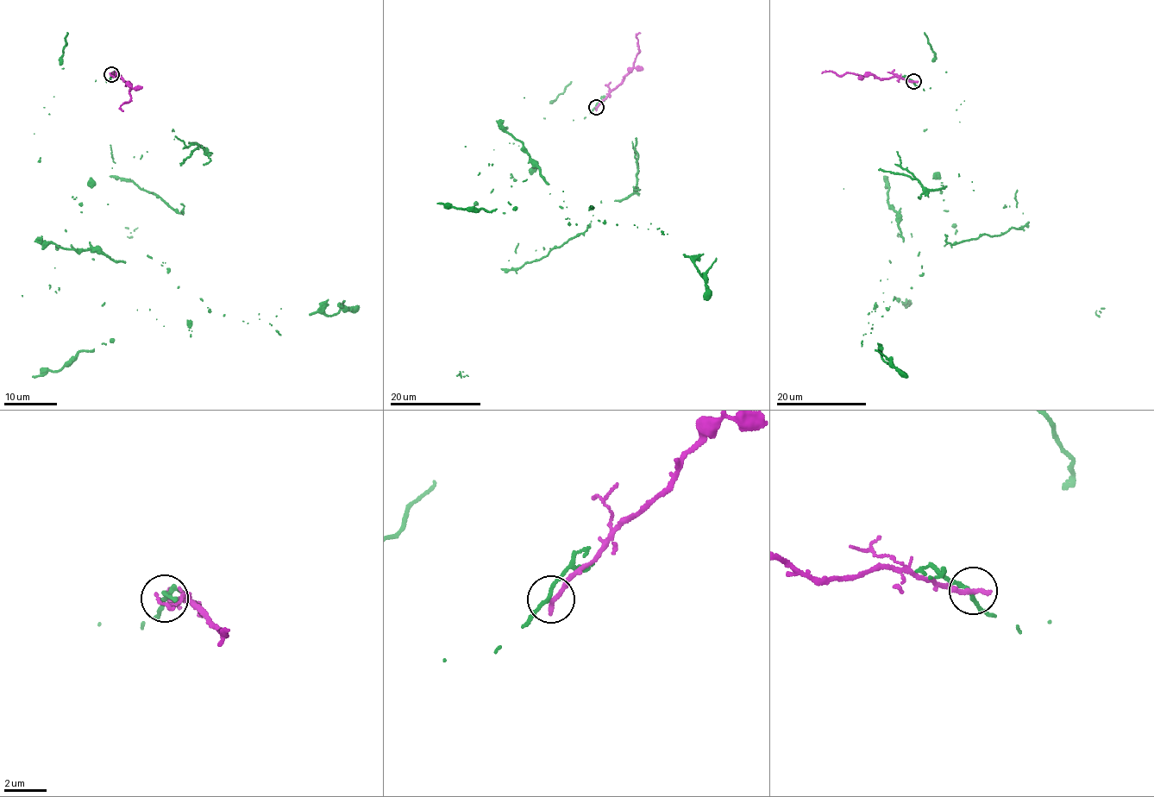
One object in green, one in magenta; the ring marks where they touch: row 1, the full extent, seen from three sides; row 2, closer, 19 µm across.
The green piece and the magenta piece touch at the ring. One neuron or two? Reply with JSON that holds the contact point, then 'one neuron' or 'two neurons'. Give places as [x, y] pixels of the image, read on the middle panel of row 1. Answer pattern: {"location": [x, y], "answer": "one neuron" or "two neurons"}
{"location": [596, 107], "answer": "two neurons"}

